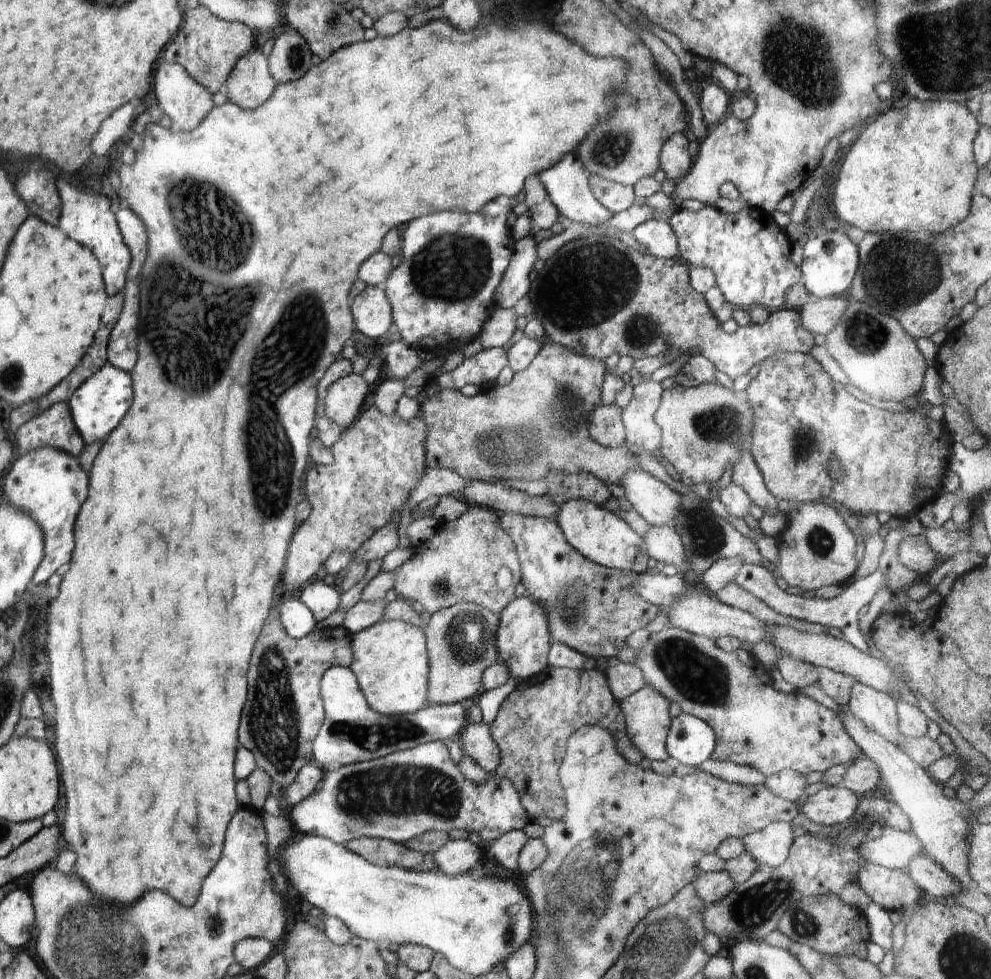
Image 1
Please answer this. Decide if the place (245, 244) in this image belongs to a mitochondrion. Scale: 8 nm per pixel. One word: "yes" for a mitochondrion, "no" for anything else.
yes

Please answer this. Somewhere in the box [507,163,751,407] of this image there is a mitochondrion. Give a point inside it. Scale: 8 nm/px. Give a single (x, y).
(591, 281)

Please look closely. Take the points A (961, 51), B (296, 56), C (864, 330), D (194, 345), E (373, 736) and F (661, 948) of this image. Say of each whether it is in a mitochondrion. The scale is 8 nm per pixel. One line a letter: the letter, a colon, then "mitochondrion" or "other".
A: mitochondrion
B: mitochondrion
C: mitochondrion
D: mitochondrion
E: mitochondrion
F: mitochondrion

